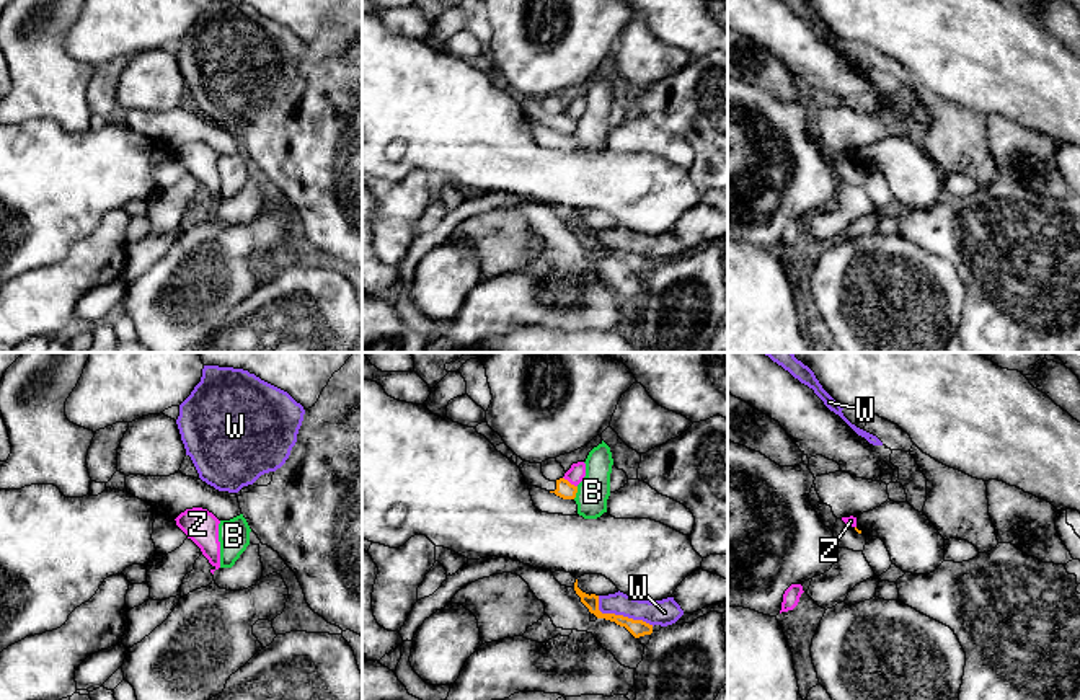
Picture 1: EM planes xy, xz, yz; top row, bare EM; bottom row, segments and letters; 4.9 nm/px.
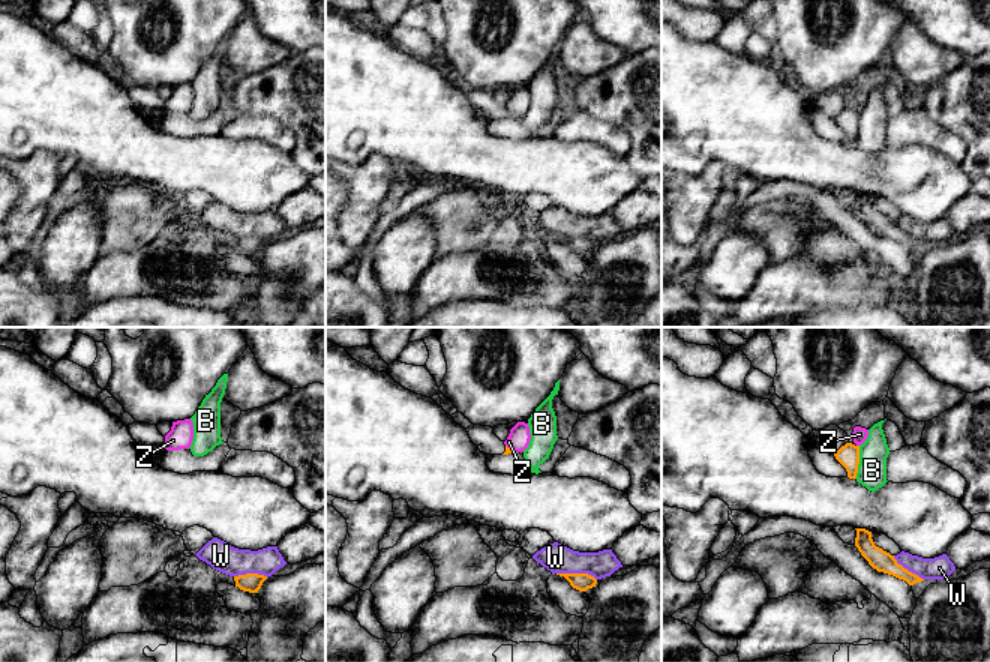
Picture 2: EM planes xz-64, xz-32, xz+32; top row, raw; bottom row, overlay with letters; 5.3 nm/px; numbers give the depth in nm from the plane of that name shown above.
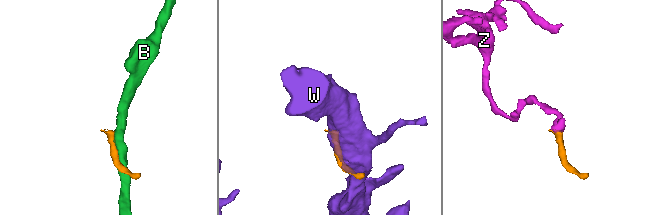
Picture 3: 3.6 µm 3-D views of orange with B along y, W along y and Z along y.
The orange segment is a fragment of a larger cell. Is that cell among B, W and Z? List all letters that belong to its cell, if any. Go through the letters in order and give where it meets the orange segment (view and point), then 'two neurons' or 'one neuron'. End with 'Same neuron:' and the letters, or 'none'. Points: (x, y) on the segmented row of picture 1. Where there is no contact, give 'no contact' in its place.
B: xz (576, 491) | two neurons
W: xz (620, 615) | two neurons
Z: xz (568, 482) | two neurons
Same neuron: none

